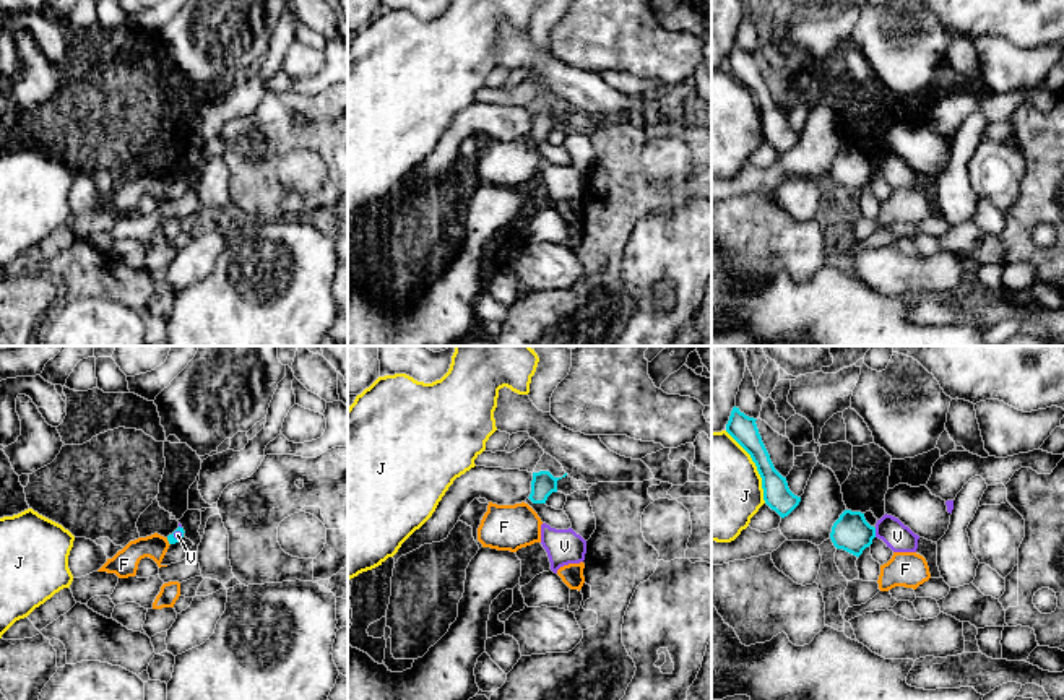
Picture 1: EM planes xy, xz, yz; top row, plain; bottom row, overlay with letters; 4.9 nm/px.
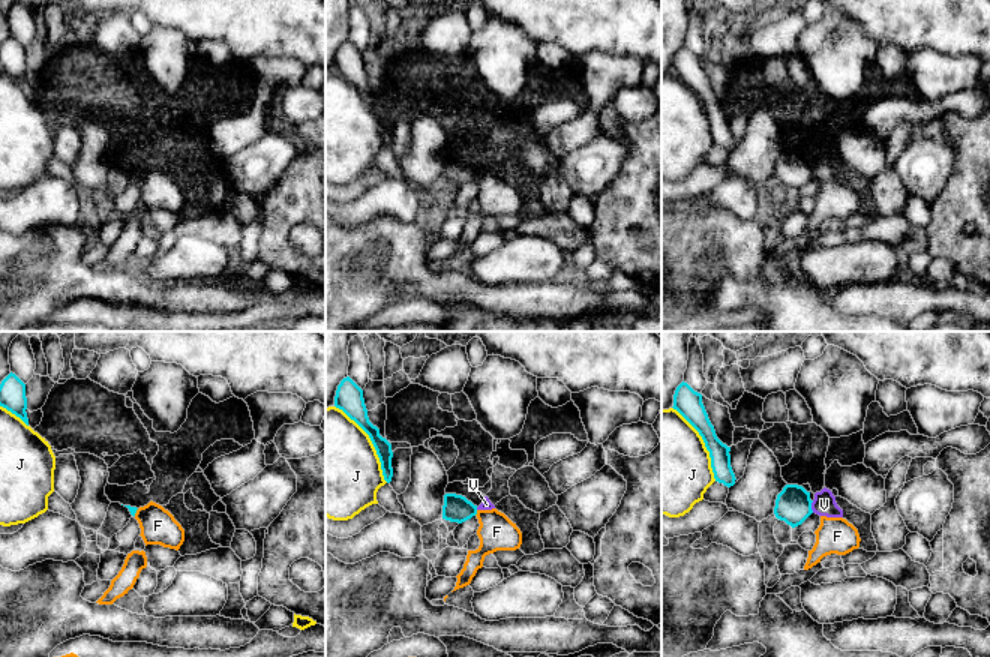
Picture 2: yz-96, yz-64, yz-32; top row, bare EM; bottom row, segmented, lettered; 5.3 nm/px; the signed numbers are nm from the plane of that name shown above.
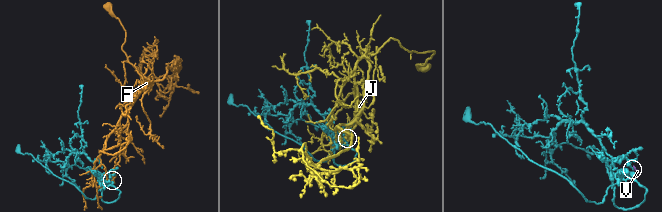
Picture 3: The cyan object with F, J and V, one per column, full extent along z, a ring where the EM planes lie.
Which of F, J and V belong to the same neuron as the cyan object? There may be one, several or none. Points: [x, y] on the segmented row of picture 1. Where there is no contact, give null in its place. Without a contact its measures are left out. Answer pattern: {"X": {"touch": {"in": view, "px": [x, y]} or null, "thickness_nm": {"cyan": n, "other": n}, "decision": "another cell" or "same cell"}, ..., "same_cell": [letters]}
{"F": {"touch": {"in": "xy", "px": [168, 540]}, "thickness_nm": {"cyan": 40, "other": 140}, "decision": "another cell"}, "J": {"touch": {"in": "yz", "px": [756, 465]}, "thickness_nm": {"cyan": 140, "other": 480}, "decision": "another cell"}, "V": {"touch": {"in": "yz", "px": [874, 533]}, "thickness_nm": {"cyan": 190, "other": 140}, "decision": "another cell"}, "same_cell": []}

